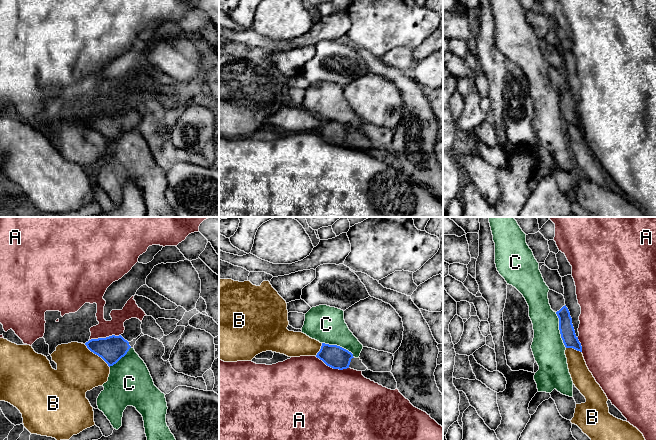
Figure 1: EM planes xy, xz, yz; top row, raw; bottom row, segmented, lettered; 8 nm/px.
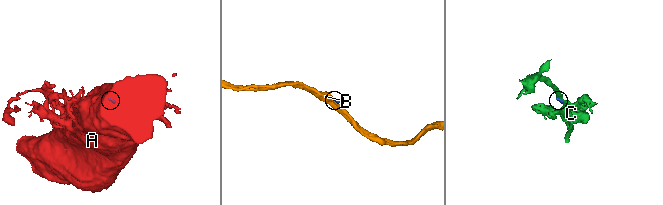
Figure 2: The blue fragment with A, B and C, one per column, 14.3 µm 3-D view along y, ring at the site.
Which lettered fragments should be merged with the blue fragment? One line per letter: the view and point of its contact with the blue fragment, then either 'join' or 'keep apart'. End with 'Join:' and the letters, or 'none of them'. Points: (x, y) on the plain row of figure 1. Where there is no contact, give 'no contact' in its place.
A: xz (332, 143) | keep apart
B: xy (97, 130) | keep apart
C: yz (559, 105) | keep apart
Join: none of them

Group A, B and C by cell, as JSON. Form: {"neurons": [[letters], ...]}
{"neurons": [["A"], ["B"], ["C"]]}

